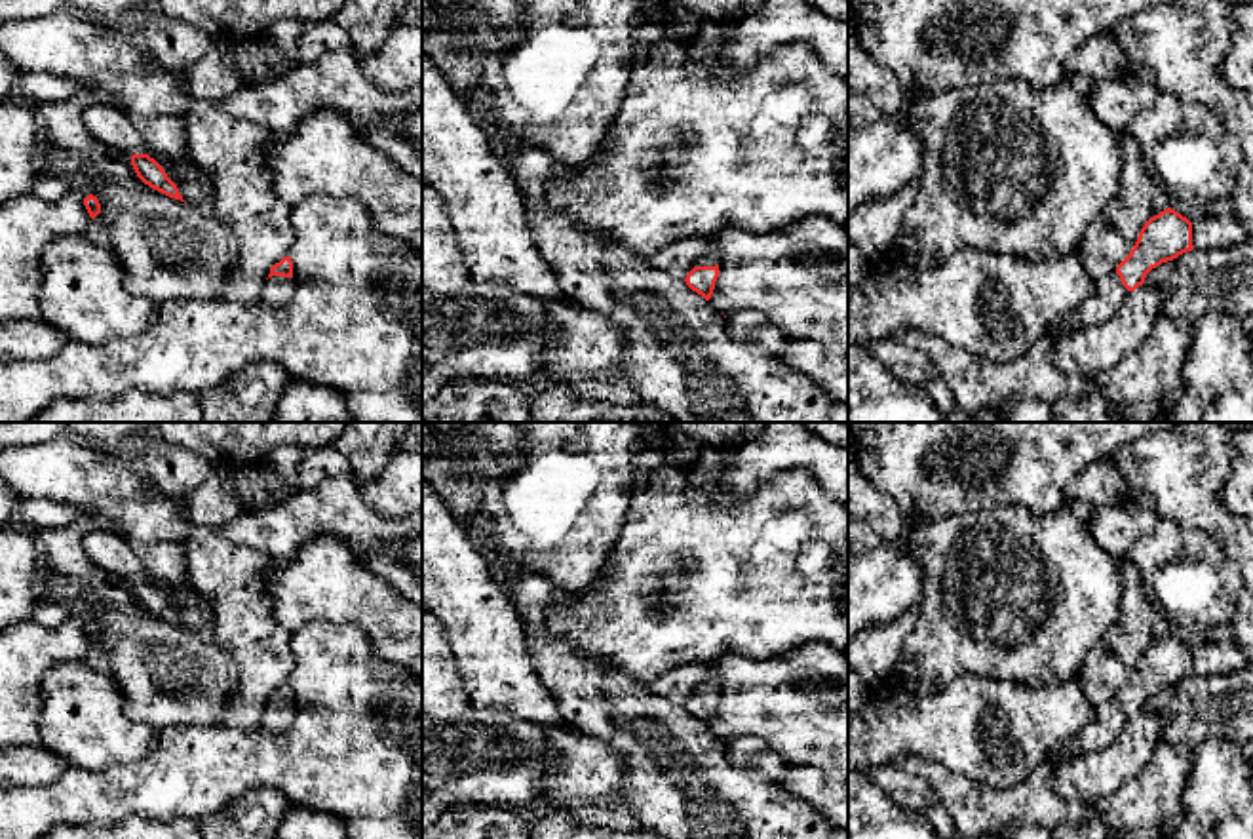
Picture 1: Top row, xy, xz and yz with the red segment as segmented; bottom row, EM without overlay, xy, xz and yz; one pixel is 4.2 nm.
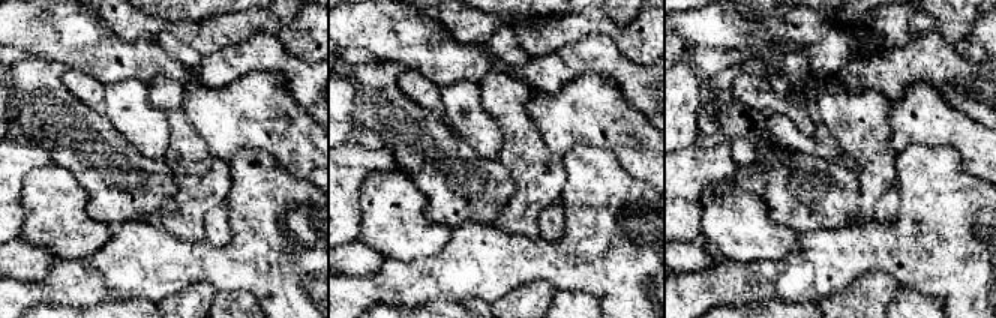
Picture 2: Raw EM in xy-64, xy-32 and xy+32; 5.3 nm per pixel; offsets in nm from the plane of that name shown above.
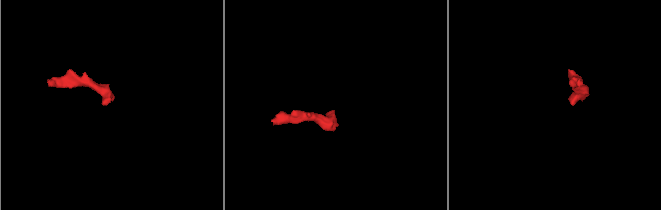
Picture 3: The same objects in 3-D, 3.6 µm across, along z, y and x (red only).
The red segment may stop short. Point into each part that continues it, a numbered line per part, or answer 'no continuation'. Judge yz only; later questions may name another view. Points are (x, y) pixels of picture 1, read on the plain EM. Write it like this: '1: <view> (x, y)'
1: yz (1109, 720)

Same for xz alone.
1: xz (710, 683)

